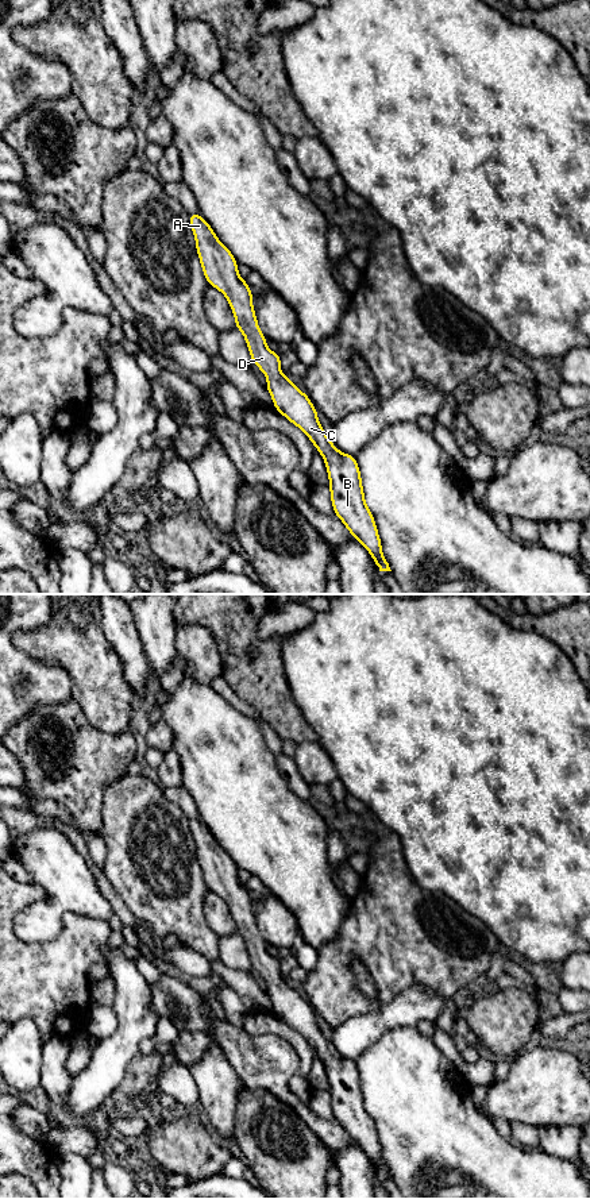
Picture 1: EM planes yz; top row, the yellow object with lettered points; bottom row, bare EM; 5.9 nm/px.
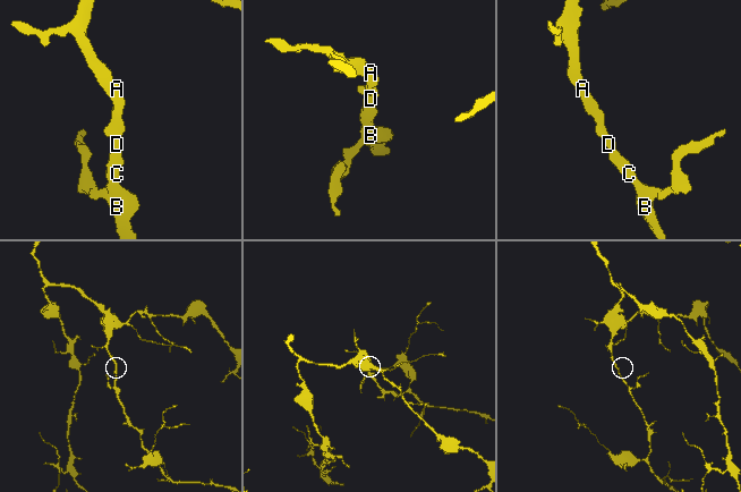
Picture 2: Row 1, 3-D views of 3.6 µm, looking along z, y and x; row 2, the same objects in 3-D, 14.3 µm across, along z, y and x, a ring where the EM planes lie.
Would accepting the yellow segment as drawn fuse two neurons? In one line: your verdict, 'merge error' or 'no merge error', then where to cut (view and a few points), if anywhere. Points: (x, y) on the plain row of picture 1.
no merge error; no cut

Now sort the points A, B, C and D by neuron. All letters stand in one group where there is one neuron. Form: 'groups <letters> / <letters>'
groups A B C D

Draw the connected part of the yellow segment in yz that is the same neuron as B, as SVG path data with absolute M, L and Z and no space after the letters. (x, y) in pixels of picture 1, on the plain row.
M189 818L197 860L208 888L220 895L232 914L235 933L240 934L251 965L267 983L275 1014L292 1029L304 1036L321 1059L329 1082L333 1118L348 1137L370 1157L379 1176L392 1176L382 1158L382 1149L373 1118L365 1107L362 1082L354 1060L343 1059L325 1040L317 1015L306 998L302 998L288 980L281 978L279 957L267 953L252 910L252 897L238 878L232 857L217 844L212 832L198 820Z

